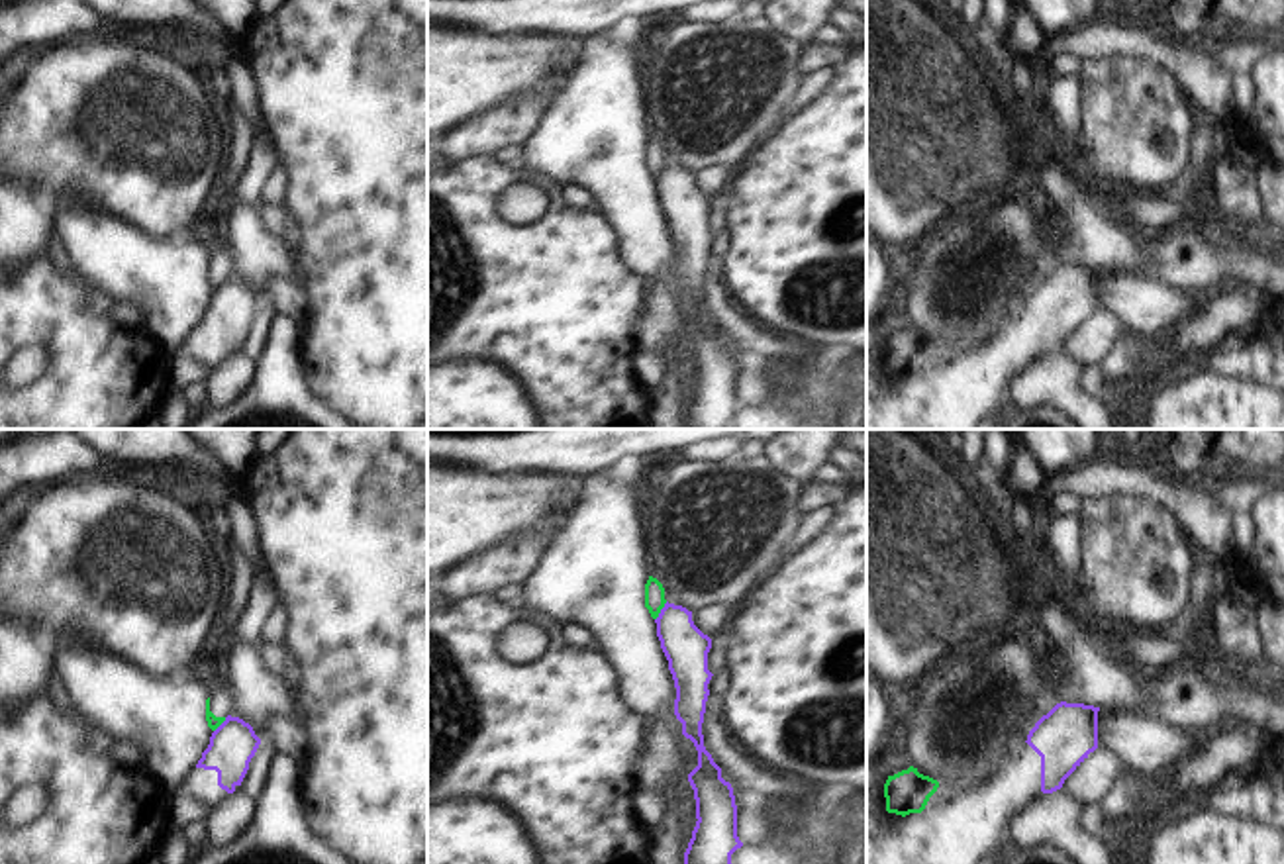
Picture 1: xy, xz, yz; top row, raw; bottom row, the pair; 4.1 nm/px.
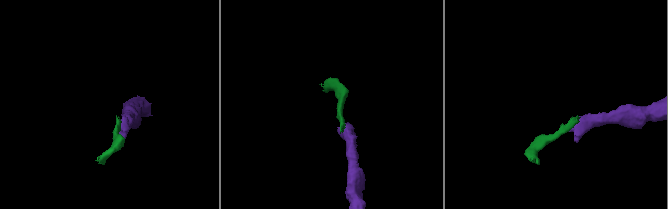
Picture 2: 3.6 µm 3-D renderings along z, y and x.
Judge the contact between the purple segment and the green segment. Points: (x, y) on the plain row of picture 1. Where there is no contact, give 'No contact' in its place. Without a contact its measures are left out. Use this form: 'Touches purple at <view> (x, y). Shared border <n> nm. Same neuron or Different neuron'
Touches purple at xz (661, 173). Shared border 90 nm. Different neuron.

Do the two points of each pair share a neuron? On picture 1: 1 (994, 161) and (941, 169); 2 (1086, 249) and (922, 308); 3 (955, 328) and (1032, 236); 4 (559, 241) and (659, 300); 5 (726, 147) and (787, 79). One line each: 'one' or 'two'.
1: one
2: two
3: one
4: two
5: one

